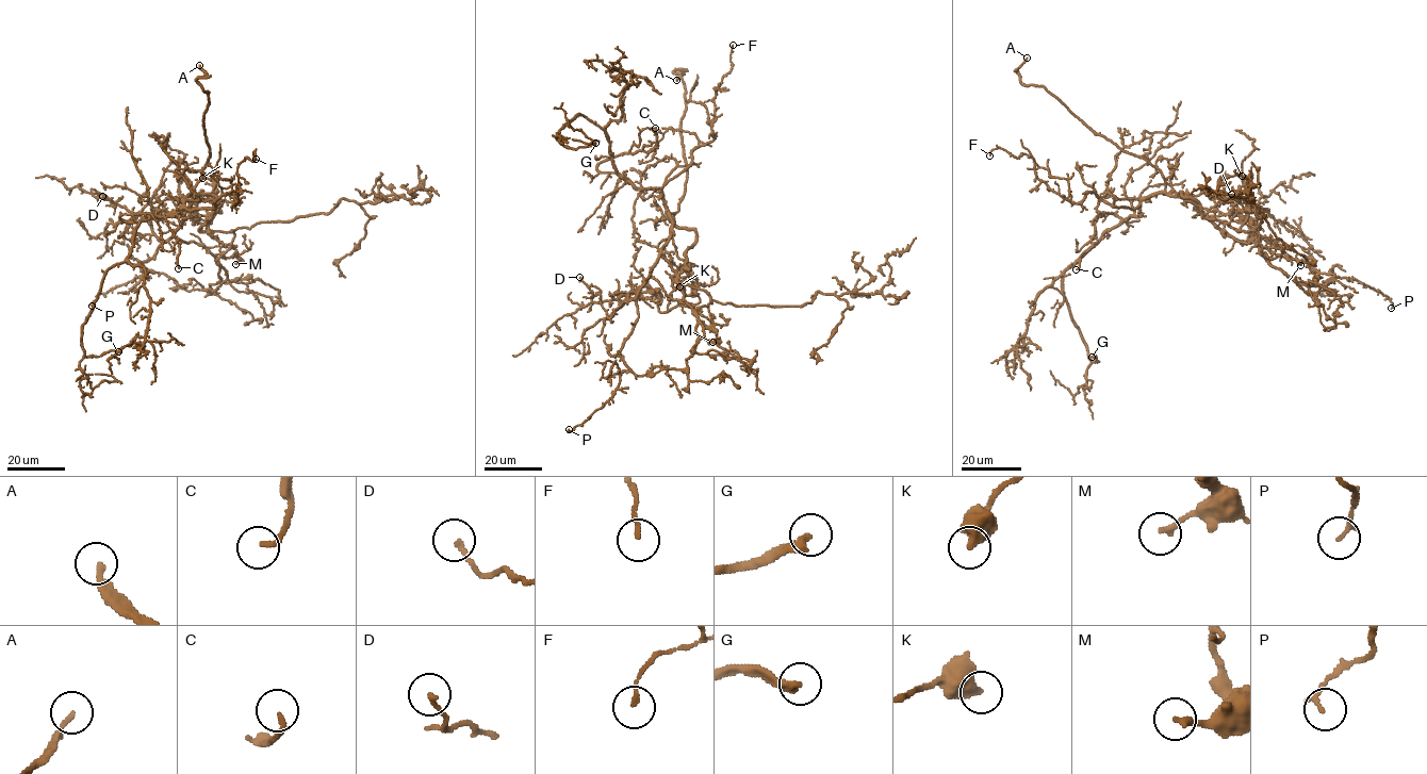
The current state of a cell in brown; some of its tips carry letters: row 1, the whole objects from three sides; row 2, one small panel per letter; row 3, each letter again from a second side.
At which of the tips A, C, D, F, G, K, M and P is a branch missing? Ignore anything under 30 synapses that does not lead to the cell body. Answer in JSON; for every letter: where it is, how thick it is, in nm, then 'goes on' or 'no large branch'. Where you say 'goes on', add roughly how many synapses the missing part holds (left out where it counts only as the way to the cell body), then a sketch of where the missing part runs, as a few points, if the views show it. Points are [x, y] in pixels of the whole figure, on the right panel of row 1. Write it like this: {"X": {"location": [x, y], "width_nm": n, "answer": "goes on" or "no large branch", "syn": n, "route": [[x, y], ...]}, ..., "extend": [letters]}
{"A": {"location": [1027, 58], "width_nm": 240, "answer": "goes on"}, "C": {"location": [1076, 269], "width_nm": 170, "answer": "no large branch"}, "D": {"location": [1231, 194], "width_nm": 180, "answer": "no large branch"}, "F": {"location": [989, 155], "width_nm": 140, "answer": "no large branch"}, "G": {"location": [1092, 357], "width_nm": 320, "answer": "goes on", "syn": 80, "route": [[1092, 357], [1076, 377], [1068, 382], [1047, 366], [1046, 360]]}, "K": {"location": [1242, 176], "width_nm": 480, "answer": "no large branch"}, "M": {"location": [1300, 265], "width_nm": 200, "answer": "no large branch"}, "P": {"location": [1391, 308], "width_nm": 170, "answer": "no large branch"}, "extend": ["A", "G"]}

